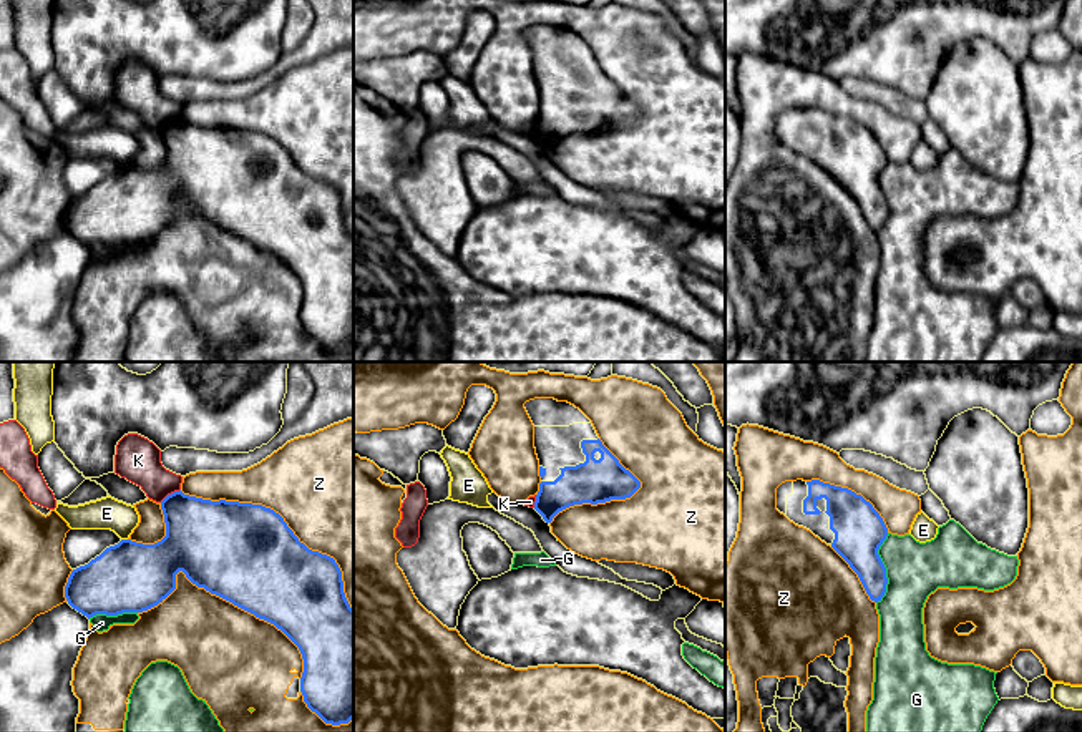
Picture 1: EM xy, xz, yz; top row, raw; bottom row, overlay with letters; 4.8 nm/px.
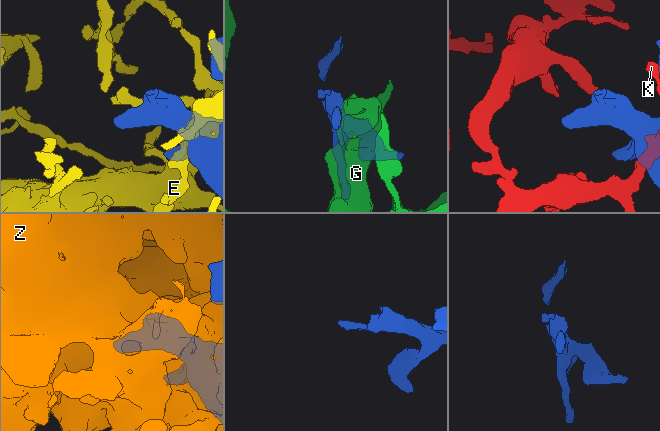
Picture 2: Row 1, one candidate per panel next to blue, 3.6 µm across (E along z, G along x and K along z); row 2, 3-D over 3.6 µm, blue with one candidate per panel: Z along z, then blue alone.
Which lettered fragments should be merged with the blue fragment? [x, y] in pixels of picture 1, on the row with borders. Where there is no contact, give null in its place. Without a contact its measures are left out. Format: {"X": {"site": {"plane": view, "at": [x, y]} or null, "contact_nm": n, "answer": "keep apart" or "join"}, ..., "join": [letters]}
{"E": {"site": {"plane": "xy", "at": [125, 540]}, "contact_nm": 30, "answer": "keep apart"}, "G": {"site": {"plane": "yz", "at": [885, 568]}, "contact_nm": 340, "answer": "keep apart"}, "K": {"site": {"plane": "xy", "at": [171, 493]}, "contact_nm": 120, "answer": "keep apart"}, "Z": {"site": {"plane": "xy", "at": [282, 520]}, "contact_nm": 1000, "answer": "keep apart"}, "join": []}

